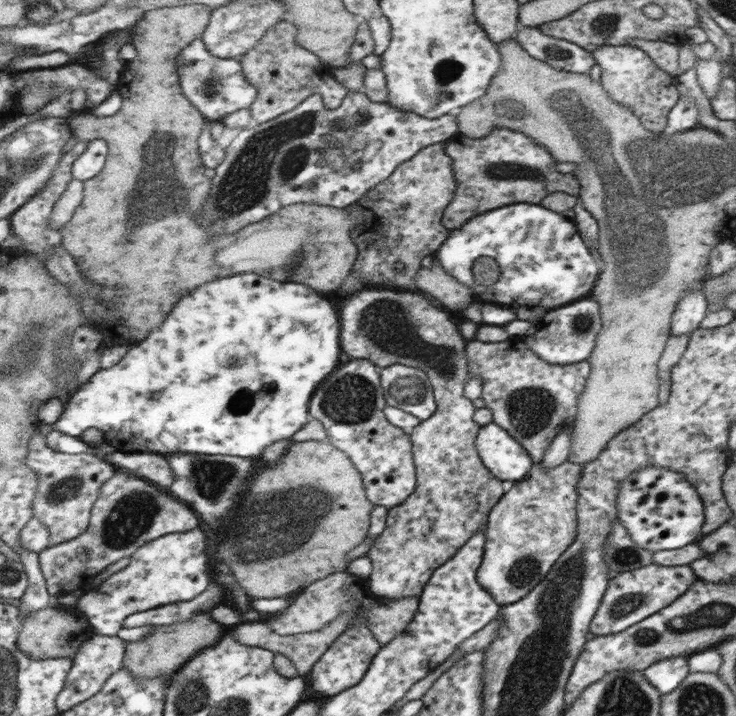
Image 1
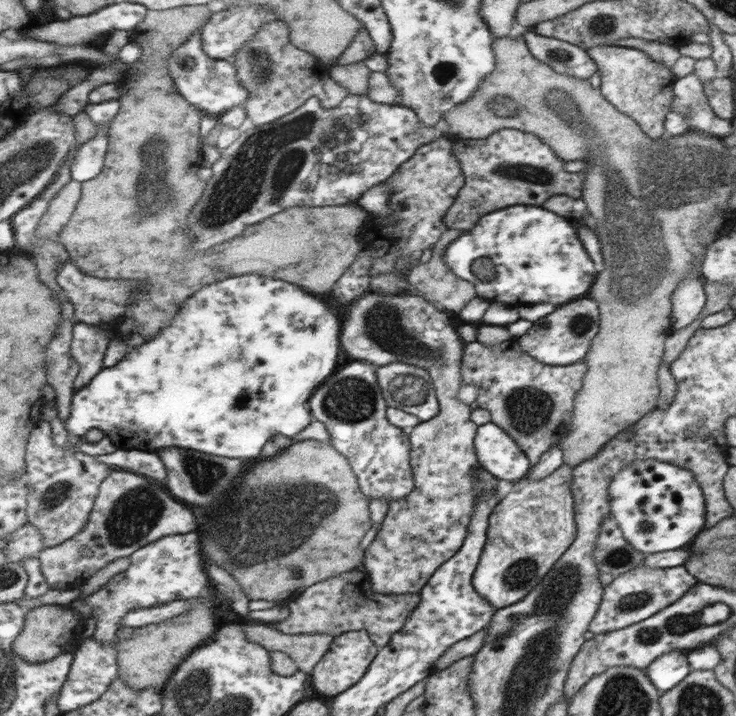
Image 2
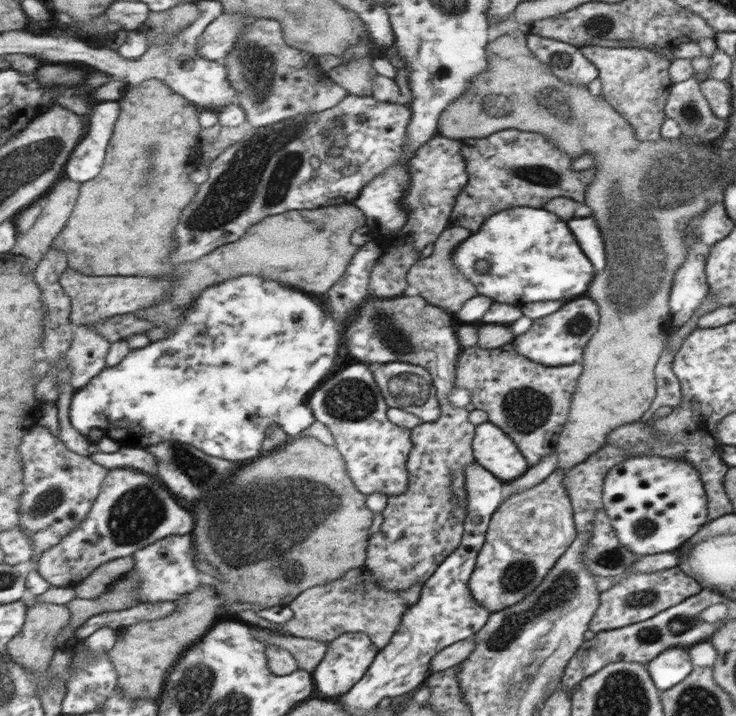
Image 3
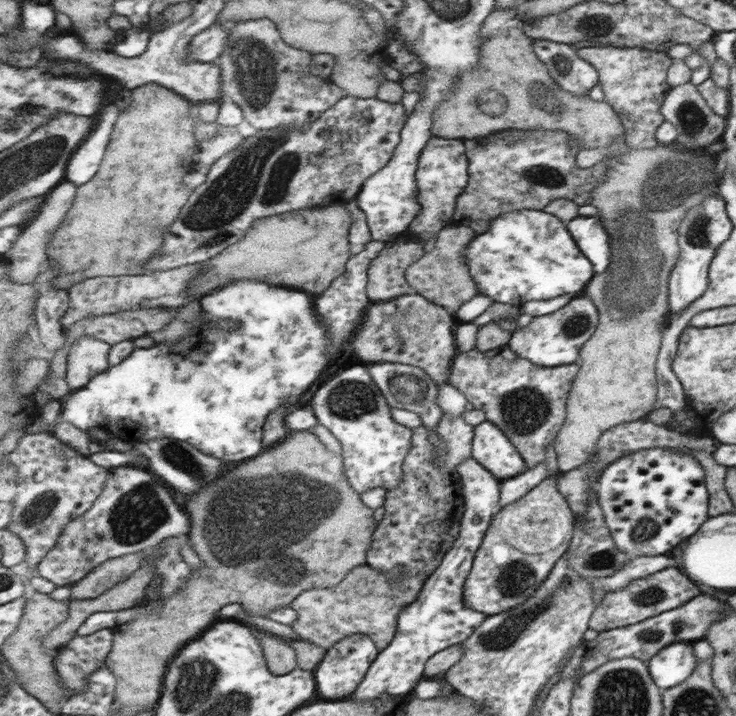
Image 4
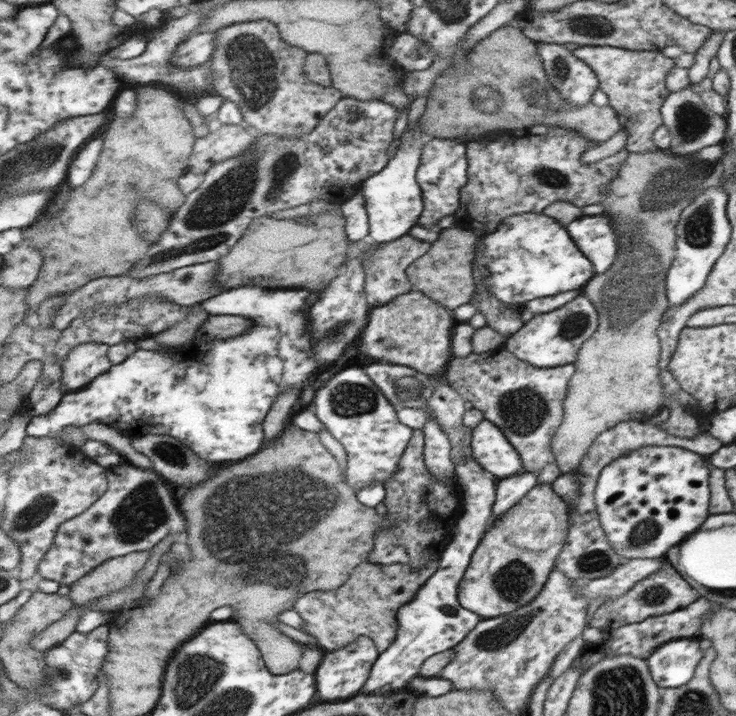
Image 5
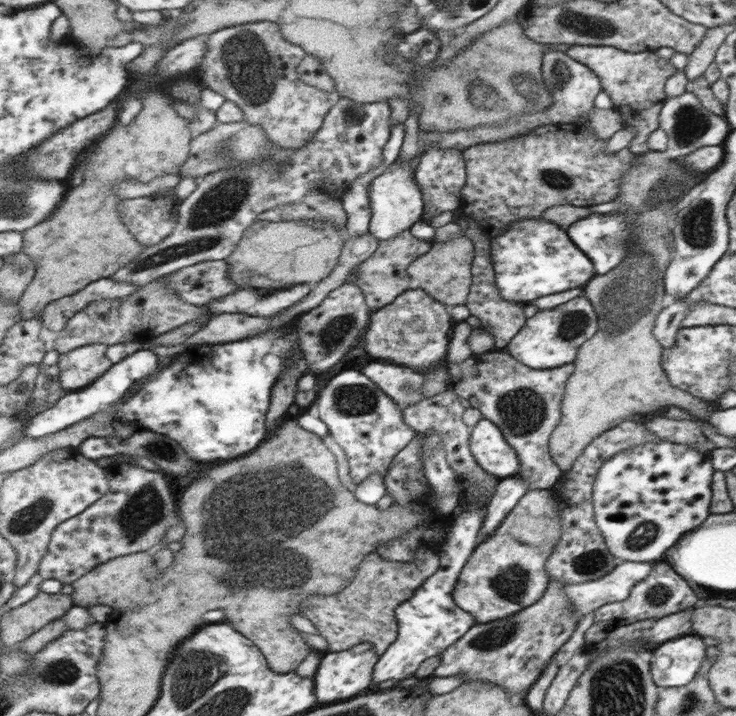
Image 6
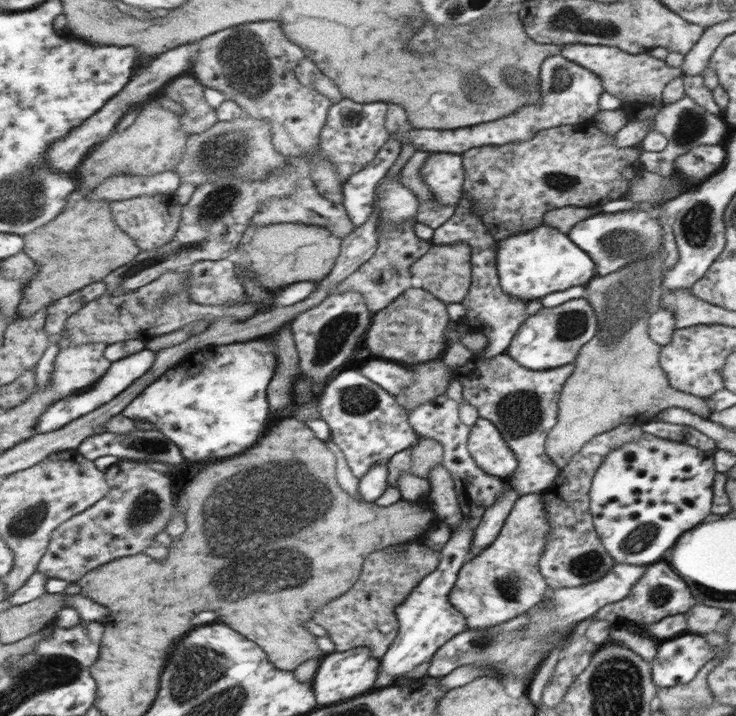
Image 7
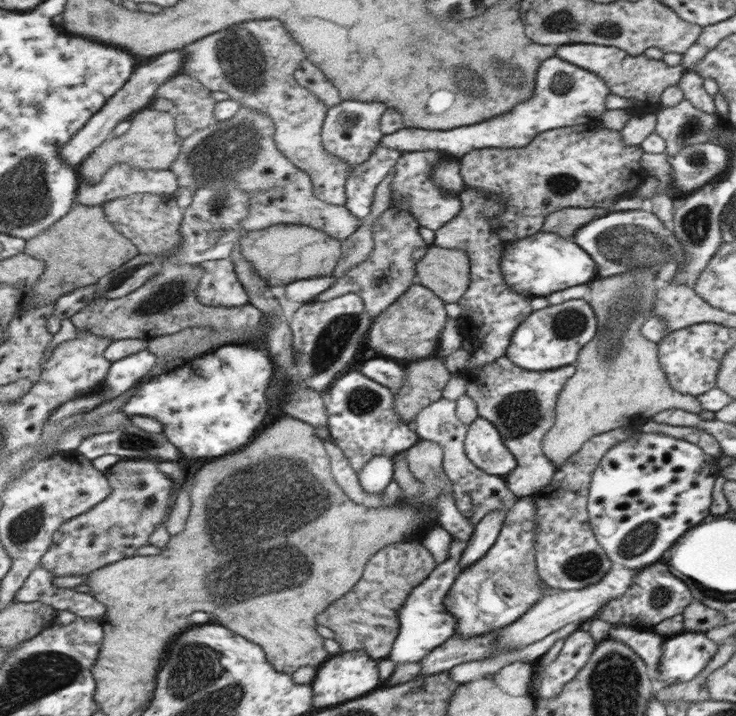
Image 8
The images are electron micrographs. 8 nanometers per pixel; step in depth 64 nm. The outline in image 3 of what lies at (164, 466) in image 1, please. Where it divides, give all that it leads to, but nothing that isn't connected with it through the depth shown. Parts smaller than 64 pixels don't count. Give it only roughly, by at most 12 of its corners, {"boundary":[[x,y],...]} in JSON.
{"boundary":[[113,448],[91,457],[113,469],[158,474],[158,462],[140,448]]}

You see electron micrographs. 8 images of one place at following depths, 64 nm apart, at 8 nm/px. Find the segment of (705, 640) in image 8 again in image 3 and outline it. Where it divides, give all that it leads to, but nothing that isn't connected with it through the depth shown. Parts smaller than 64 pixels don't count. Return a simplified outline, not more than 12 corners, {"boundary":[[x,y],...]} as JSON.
{"boundary":[[687,647],[666,649],[648,663],[662,691],[682,683],[693,667]]}

